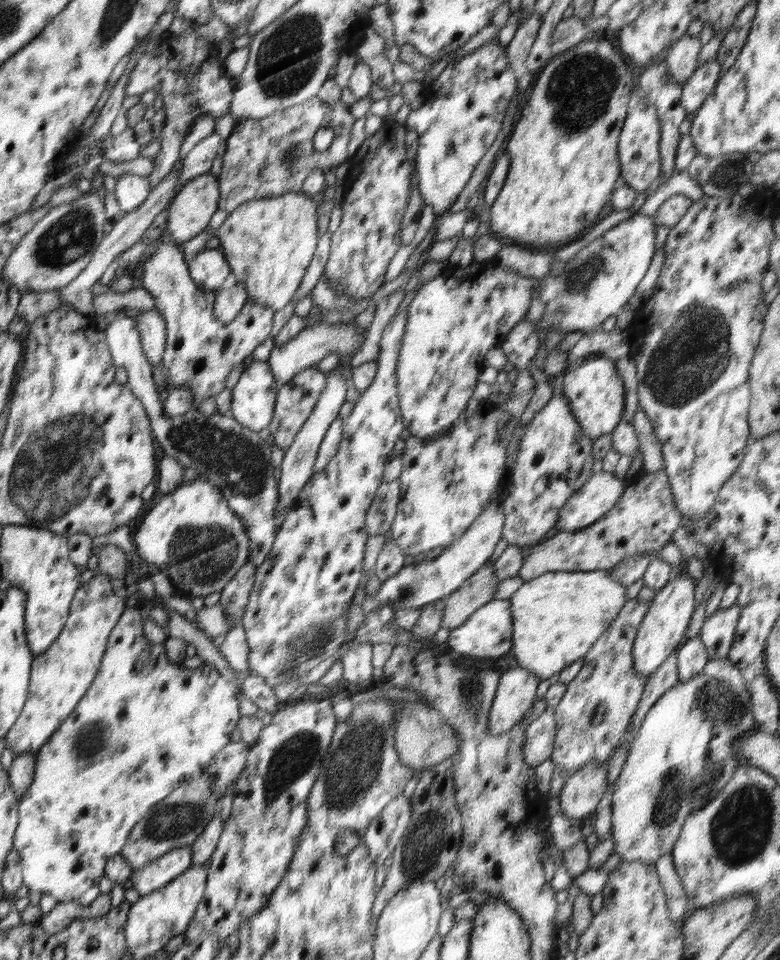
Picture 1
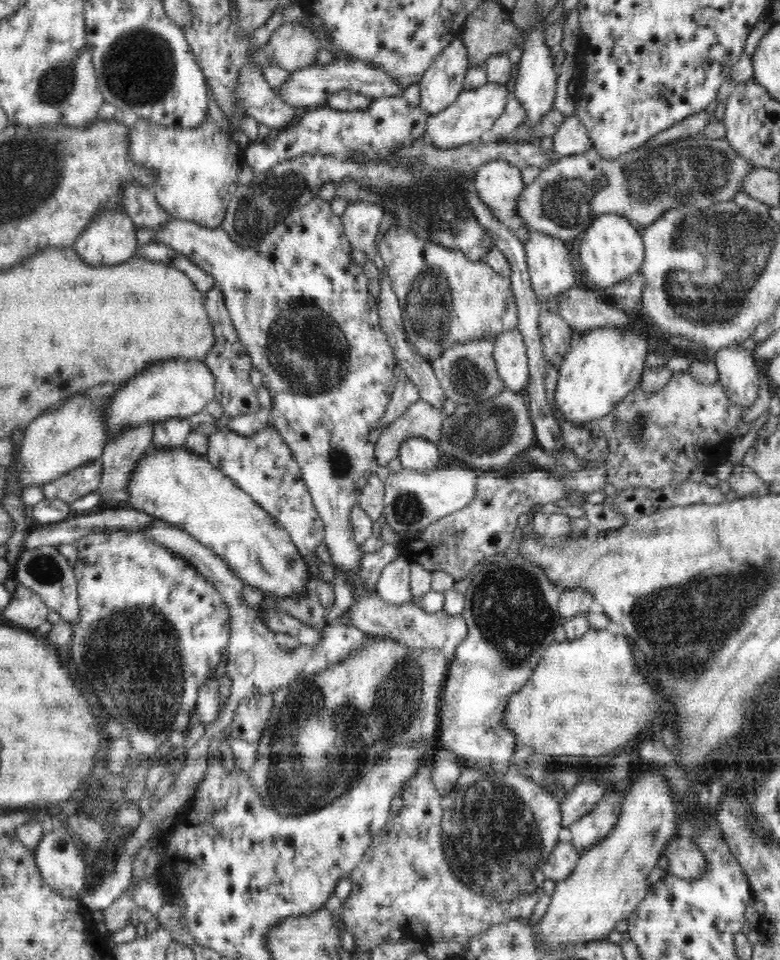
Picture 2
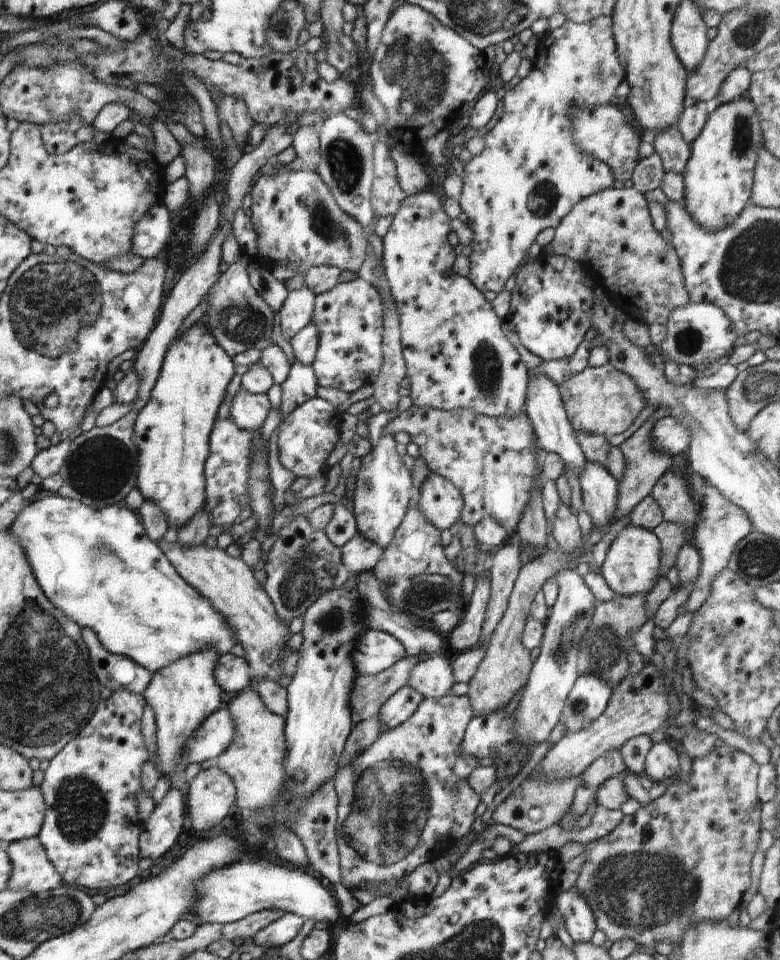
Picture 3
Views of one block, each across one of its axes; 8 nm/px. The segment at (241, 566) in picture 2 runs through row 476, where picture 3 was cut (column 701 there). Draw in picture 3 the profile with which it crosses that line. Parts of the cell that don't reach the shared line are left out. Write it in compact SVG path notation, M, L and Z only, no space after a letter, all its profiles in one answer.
M748 96L720 103L707 116L702 132L690 146L690 158L682 174L682 204L693 220L709 233L729 227L750 202L754 165L760 147L764 147L759 116Z

